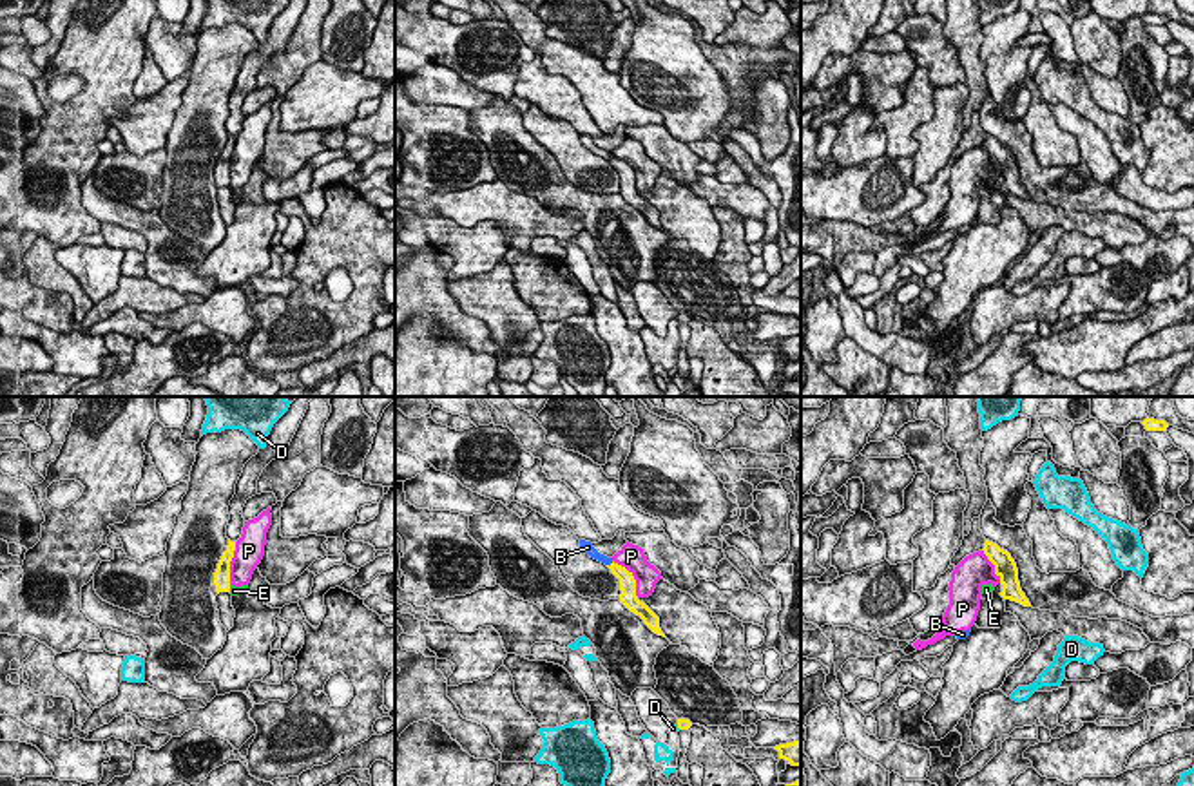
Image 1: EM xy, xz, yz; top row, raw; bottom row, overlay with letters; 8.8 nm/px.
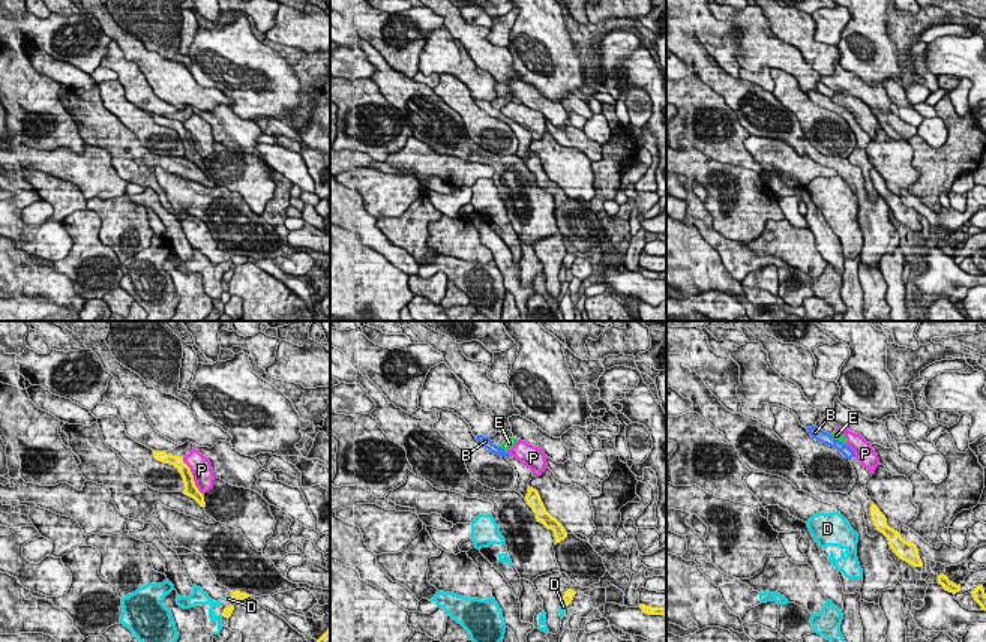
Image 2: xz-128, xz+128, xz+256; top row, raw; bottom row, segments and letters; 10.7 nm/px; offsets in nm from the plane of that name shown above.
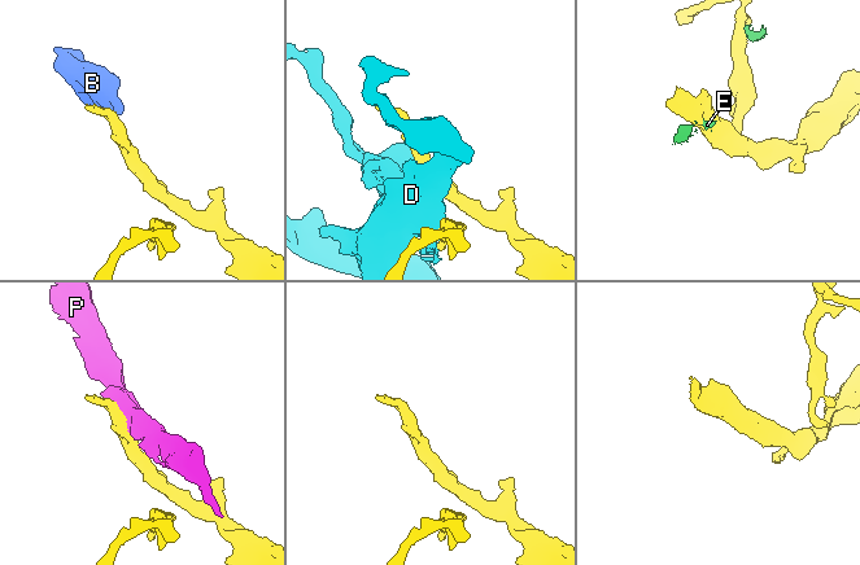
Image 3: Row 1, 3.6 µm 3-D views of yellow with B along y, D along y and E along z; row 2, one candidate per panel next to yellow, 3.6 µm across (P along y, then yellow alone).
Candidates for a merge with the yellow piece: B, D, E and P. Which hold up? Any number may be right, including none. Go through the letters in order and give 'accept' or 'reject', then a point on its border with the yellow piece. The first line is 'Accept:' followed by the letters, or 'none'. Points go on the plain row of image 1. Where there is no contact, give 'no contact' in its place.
Accept: none
B: reject; contact xz (611, 158)
D: reject; contact xz (678, 321)
E: reject; contact xy (229, 182)
P: reject; contact xz (633, 171)

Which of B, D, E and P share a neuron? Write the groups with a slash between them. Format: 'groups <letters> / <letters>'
groups B / D / E P

